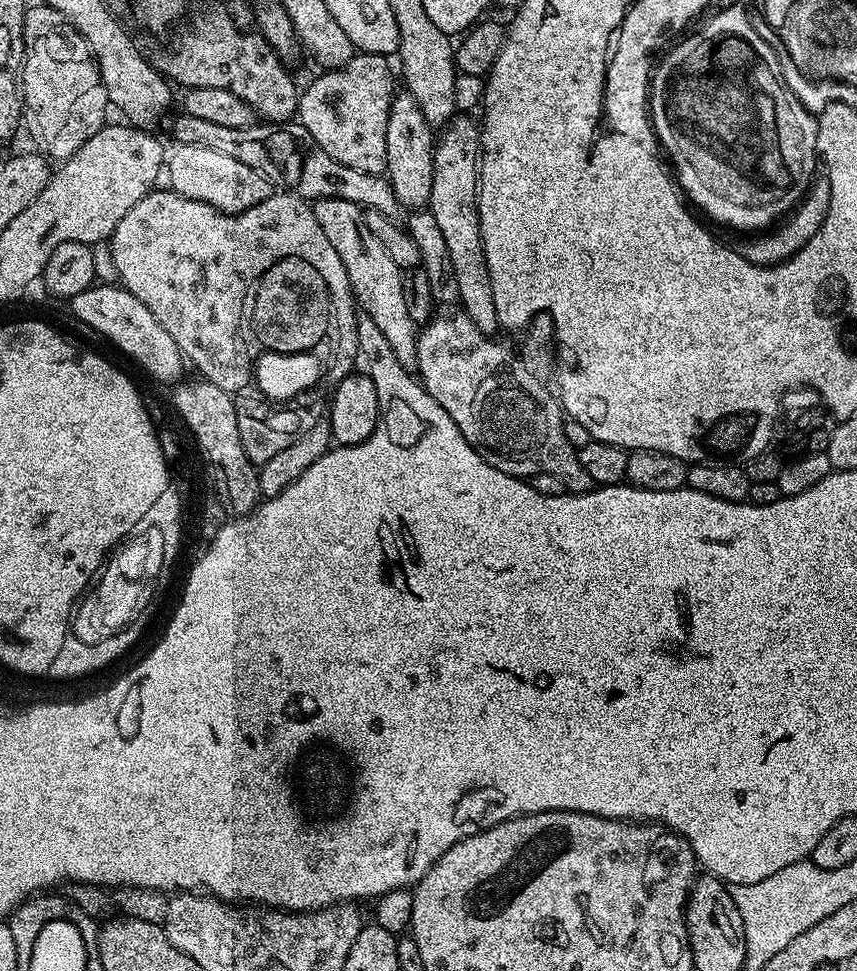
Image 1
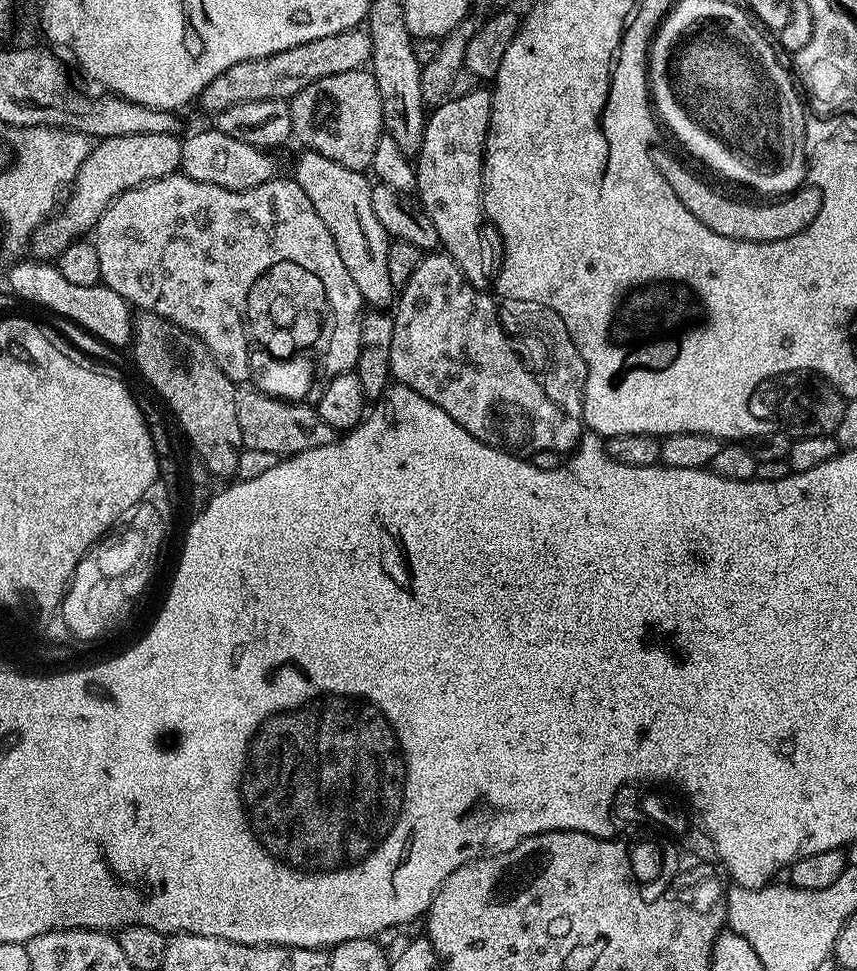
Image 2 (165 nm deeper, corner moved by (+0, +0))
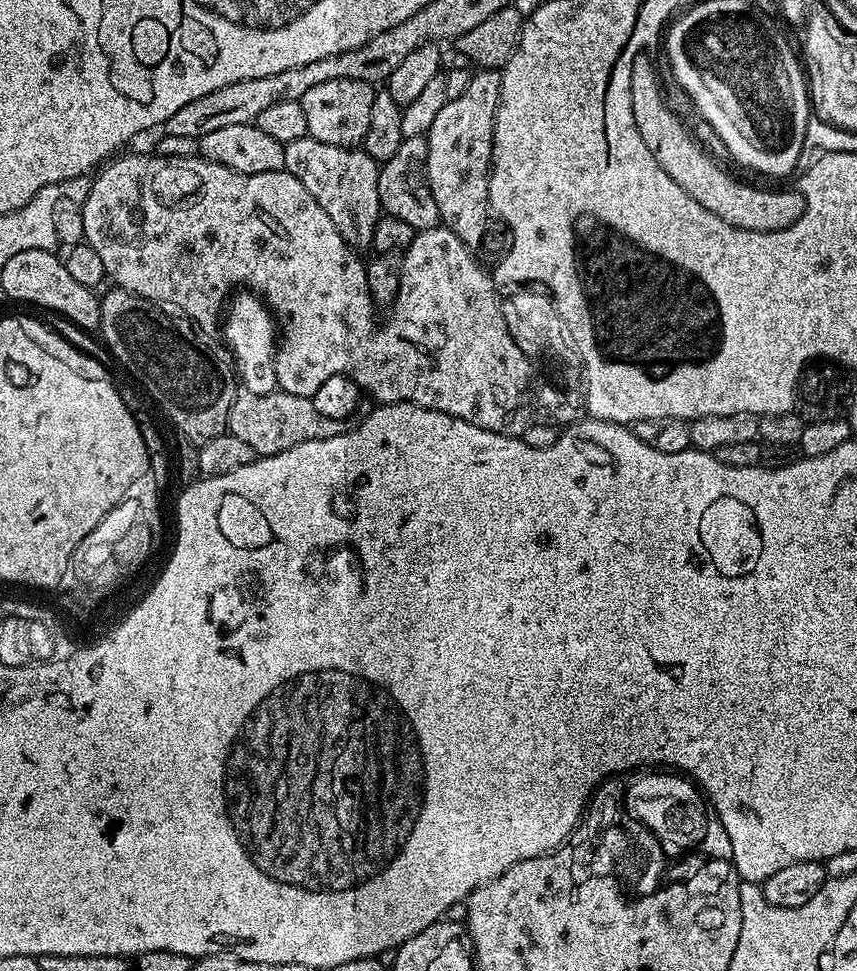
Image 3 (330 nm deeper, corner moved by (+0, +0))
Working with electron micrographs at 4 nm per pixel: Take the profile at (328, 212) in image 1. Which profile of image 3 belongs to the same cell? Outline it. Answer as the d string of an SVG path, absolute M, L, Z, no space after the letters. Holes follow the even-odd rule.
M312 137L295 139L284 145L284 167L283 171L294 174L306 190L310 190L310 198L330 214L330 222L342 234L342 238L354 250L366 250L372 248L372 239L374 238L374 226L378 224L382 215L380 199L378 198L378 174L380 173L380 164L374 158L370 158L359 147L343 148L342 146L330 146L329 143L318 142Z

